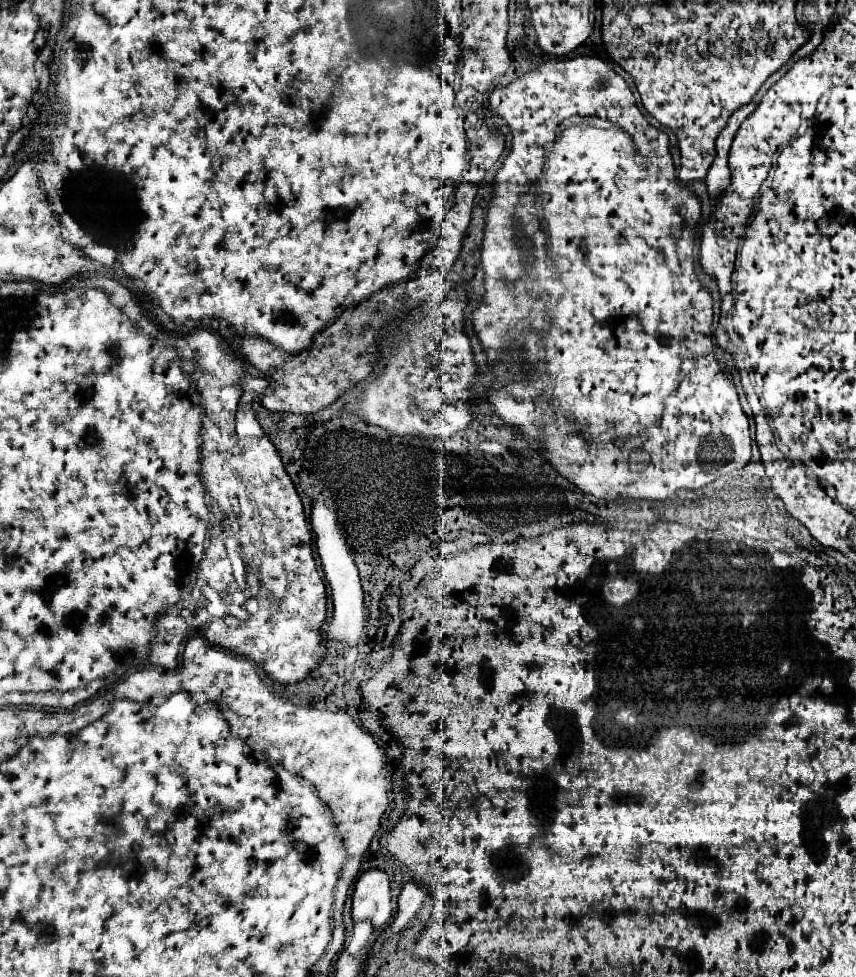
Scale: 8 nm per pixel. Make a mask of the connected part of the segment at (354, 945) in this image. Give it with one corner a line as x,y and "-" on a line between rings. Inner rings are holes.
357,923
353,927
353,935
351,935
351,941
345,949
367,949
369,941
371,941
371,935
373,935
373,927
371,923

